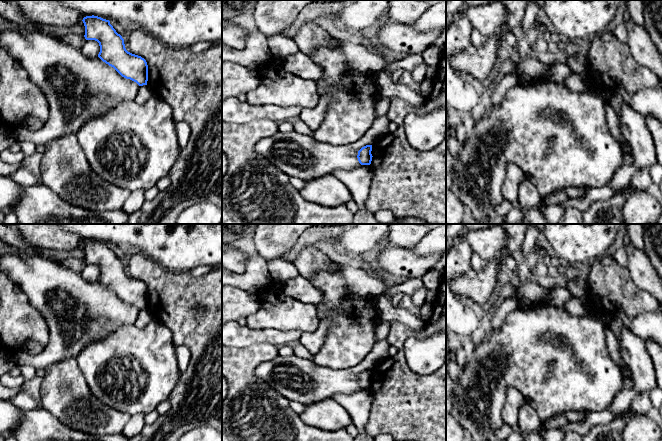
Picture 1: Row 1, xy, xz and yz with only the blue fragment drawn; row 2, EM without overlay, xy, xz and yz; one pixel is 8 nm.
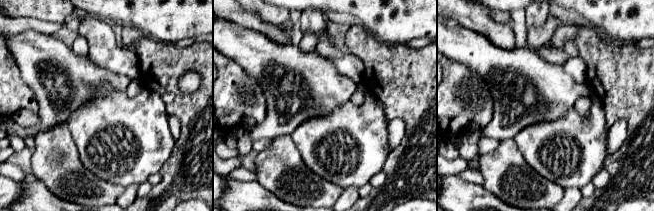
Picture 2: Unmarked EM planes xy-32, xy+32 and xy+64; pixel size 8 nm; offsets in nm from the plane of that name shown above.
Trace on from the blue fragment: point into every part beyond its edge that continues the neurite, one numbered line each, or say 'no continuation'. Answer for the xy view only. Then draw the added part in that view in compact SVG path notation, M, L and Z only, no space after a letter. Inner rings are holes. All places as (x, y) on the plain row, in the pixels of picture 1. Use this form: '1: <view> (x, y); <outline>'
no continuation

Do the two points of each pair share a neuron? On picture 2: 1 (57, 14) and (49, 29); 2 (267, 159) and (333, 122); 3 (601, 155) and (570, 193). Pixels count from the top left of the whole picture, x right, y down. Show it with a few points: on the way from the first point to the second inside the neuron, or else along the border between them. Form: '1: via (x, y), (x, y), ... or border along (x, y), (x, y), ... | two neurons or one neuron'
1: border along (29, 17), (43, 19), (59, 25) | two neurons
2: border along (290, 135), (301, 159), (306, 165) | two neurons
3: border along (580, 187), (568, 187), (565, 189) | two neurons

